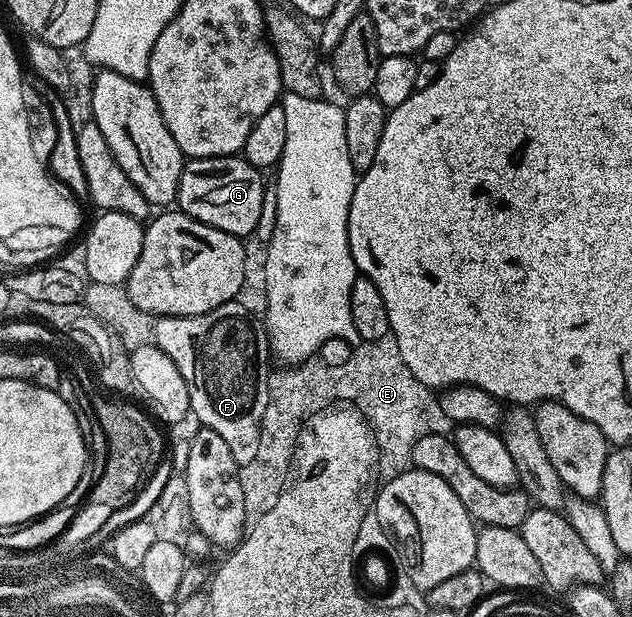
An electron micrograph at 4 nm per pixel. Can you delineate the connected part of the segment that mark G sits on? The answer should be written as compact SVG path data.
M242 156L184 161L177 195L178 209L201 224L221 228L221 232L248 236L263 218L263 178L261 171Z

